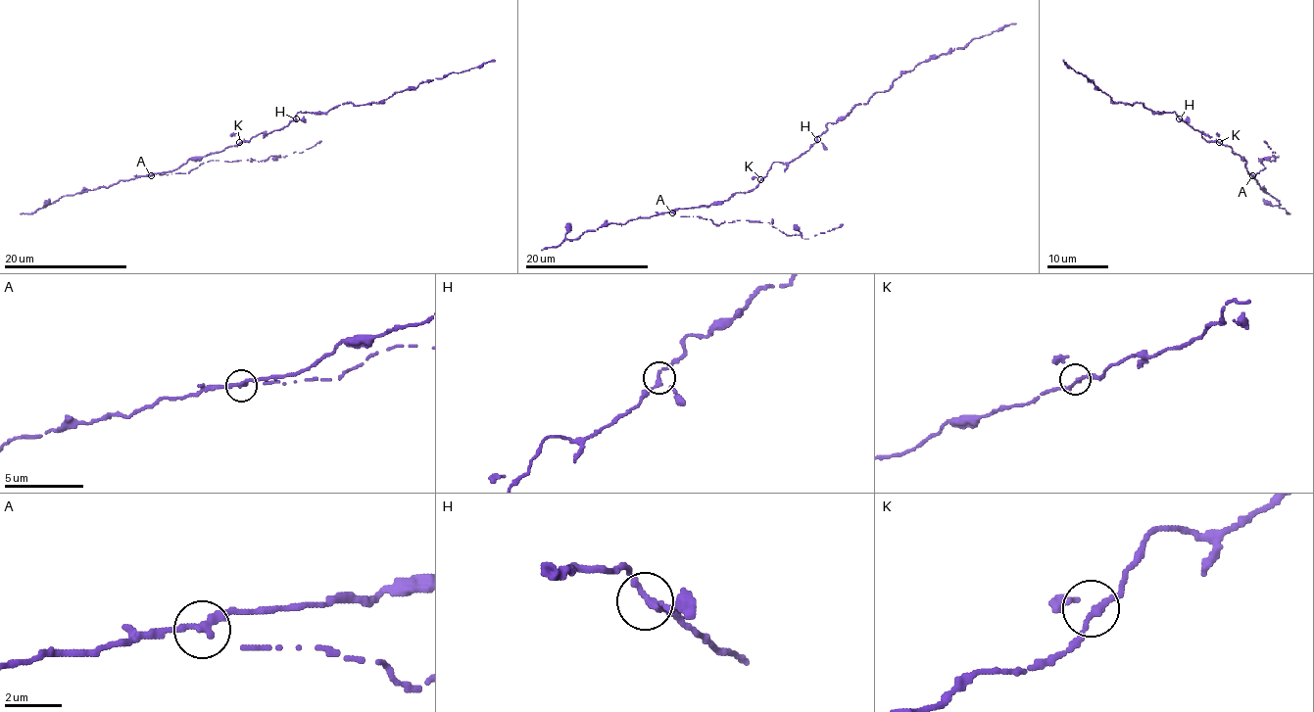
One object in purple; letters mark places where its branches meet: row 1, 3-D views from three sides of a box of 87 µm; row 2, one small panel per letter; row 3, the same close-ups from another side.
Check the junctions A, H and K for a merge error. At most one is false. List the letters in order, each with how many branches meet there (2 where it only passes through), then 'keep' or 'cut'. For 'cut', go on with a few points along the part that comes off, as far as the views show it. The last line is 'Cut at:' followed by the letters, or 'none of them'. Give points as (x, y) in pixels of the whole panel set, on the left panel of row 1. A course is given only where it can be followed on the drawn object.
A: branches 3; cut; course (151, 176), (188, 172), (213, 161), (264, 161), (271, 156), (302, 153), (321, 140)
H: branches 3; keep
K: branches 3; keep
Cut at: A

